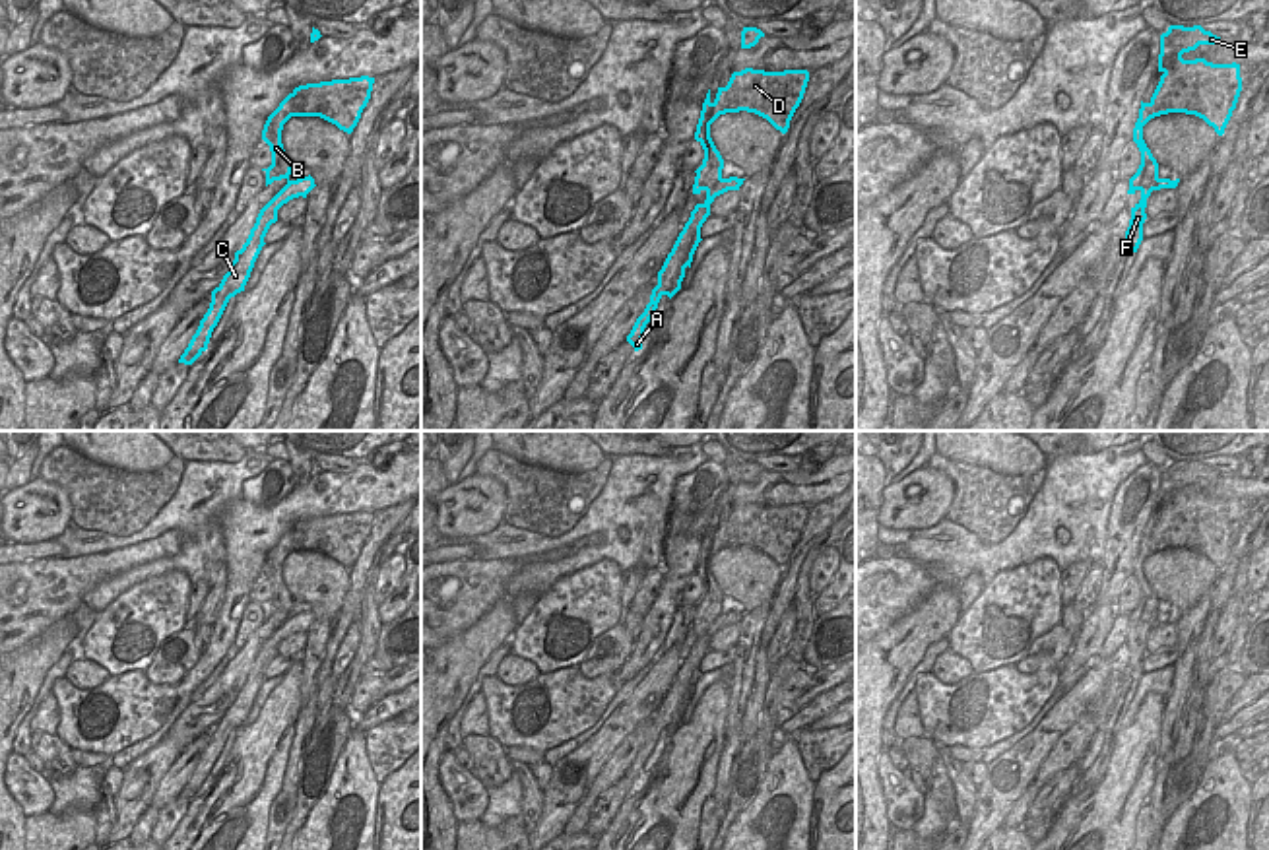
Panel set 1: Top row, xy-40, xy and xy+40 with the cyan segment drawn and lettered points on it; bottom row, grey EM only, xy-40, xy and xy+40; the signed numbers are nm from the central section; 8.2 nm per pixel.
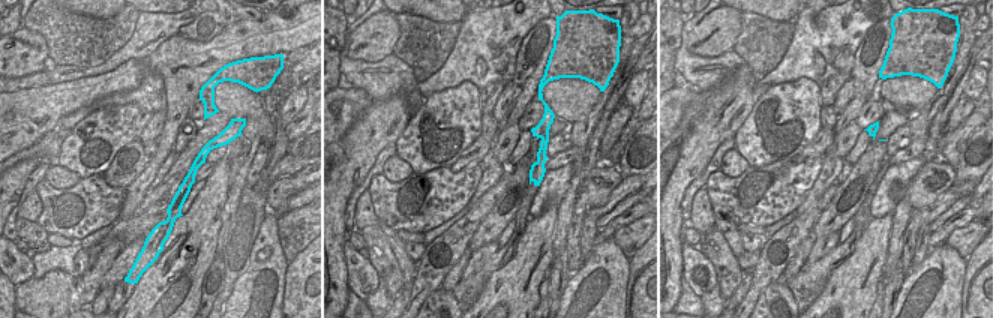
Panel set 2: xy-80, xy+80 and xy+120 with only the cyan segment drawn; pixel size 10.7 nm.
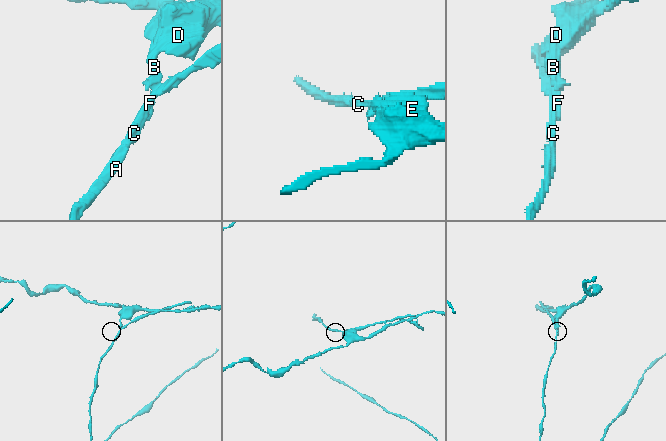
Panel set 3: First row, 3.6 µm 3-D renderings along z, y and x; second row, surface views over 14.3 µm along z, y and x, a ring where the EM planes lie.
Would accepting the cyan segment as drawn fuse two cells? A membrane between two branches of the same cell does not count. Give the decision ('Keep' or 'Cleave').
Cleave.

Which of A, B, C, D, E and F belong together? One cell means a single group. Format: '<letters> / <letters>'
A C F / B D E

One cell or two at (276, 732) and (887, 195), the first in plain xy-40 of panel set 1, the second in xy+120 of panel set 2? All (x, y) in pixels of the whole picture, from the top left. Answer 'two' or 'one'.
two

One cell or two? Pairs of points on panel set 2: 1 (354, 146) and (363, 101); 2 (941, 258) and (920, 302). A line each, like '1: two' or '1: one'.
1: two
2: one

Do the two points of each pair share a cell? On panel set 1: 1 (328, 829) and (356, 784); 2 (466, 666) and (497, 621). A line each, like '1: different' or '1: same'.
1: same
2: same

